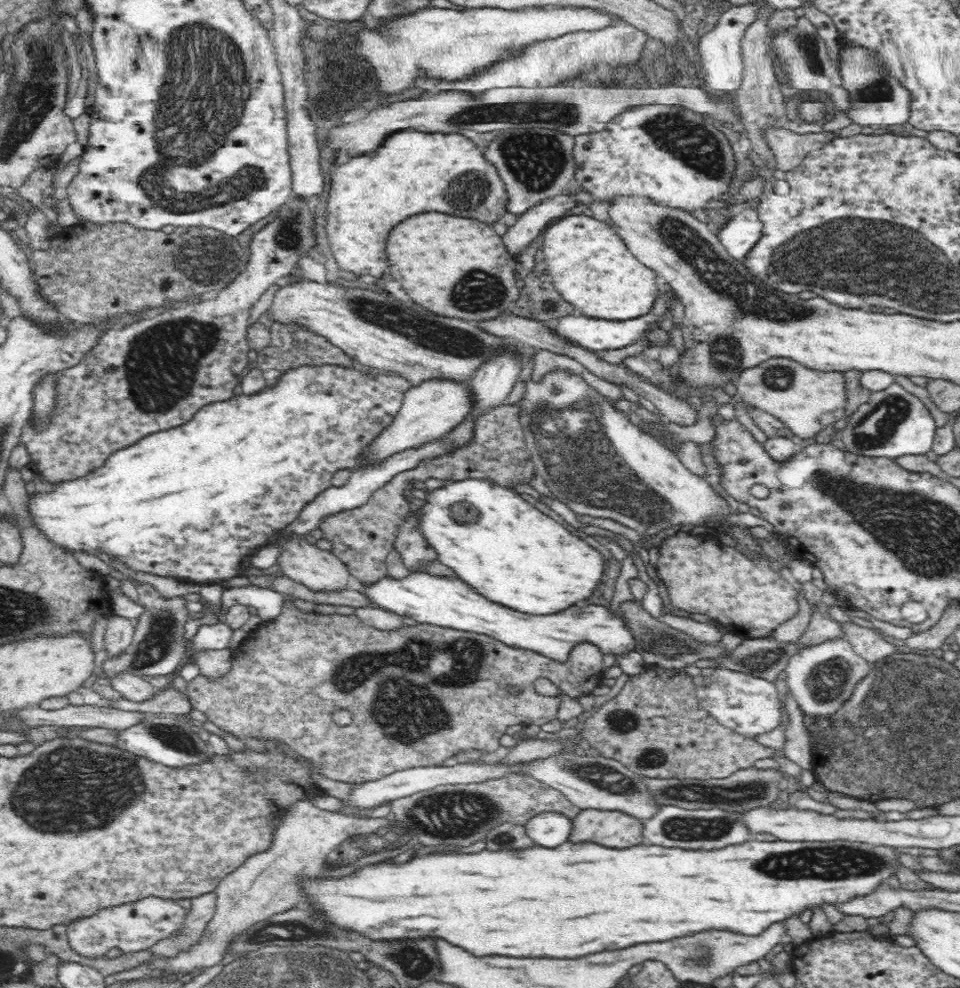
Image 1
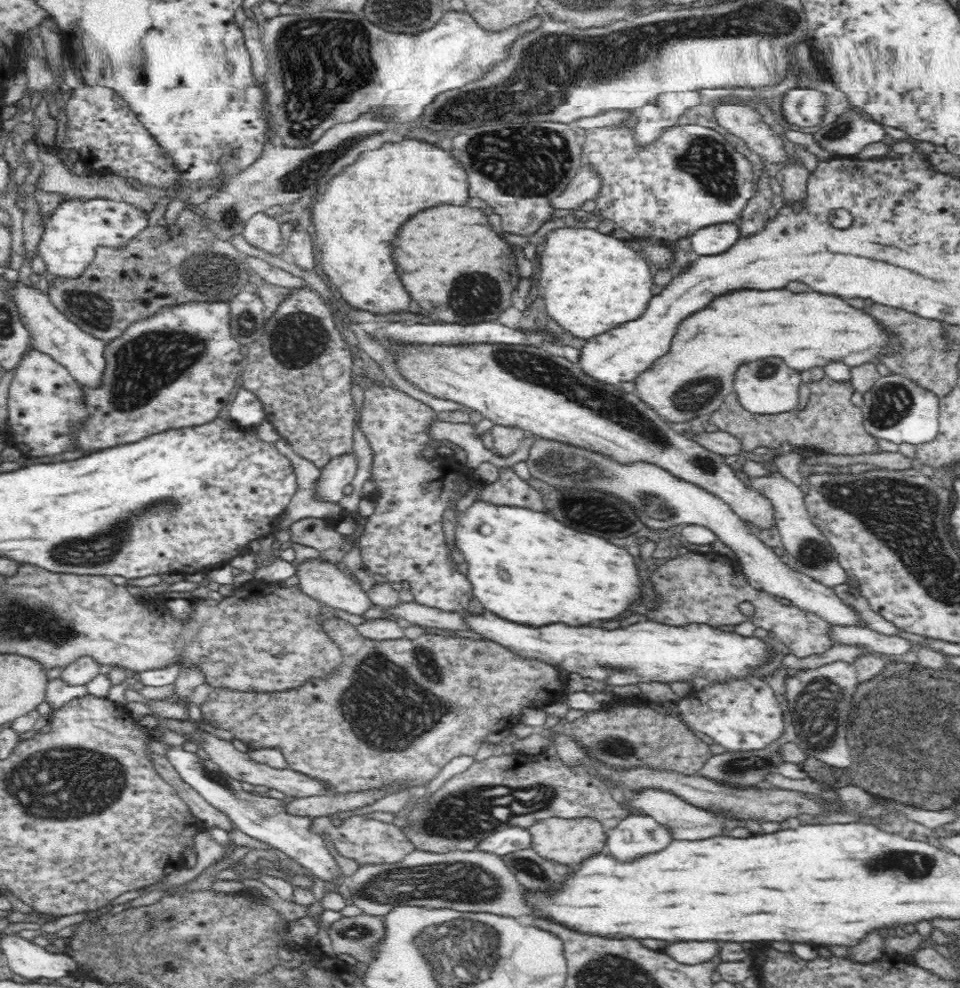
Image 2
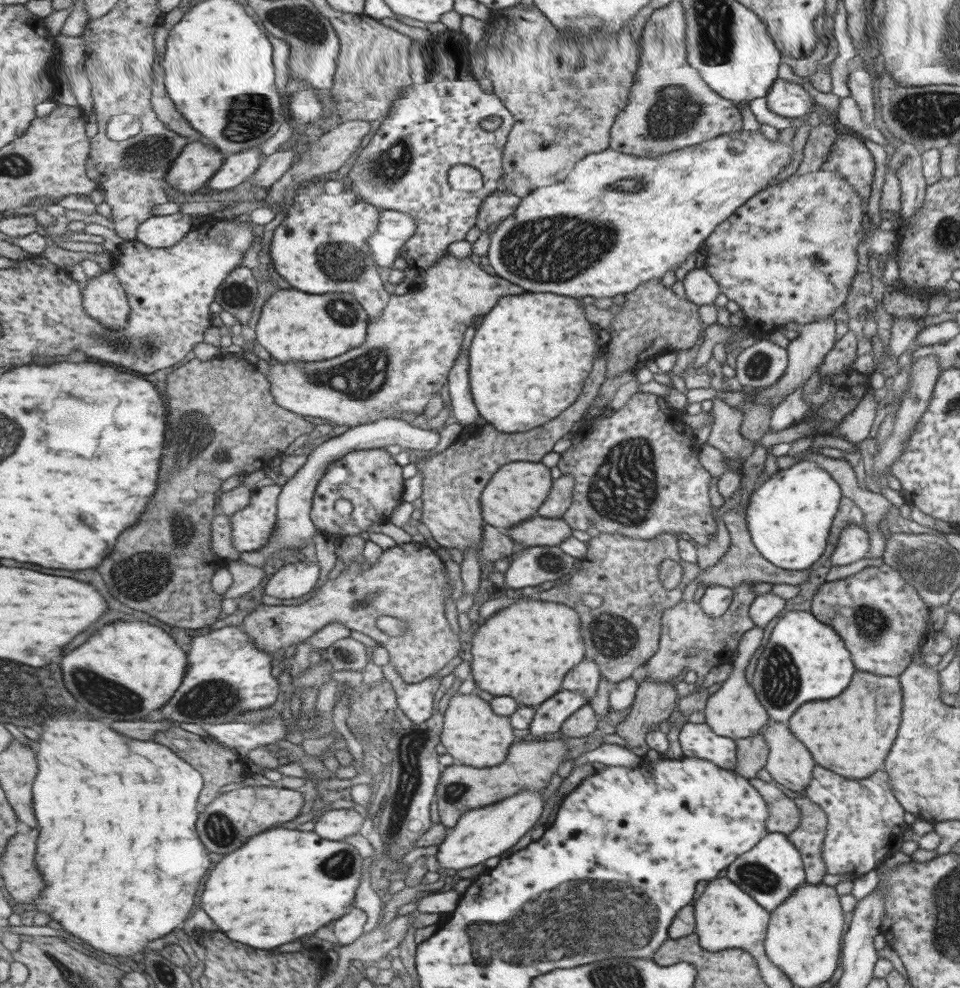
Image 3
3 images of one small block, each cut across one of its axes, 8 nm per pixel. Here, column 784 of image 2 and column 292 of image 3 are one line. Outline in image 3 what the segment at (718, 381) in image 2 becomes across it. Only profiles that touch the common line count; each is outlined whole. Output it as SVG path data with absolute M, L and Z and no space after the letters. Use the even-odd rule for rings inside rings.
M274 290L260 311L256 328L257 342L280 362L321 362L337 358L349 351L349 348L360 346L365 340L367 313L351 294L335 293L315 296L301 290ZM337 306L347 306L347 312L339 312ZM351 310L351 314L349 314ZM351 316L351 318L349 318Z

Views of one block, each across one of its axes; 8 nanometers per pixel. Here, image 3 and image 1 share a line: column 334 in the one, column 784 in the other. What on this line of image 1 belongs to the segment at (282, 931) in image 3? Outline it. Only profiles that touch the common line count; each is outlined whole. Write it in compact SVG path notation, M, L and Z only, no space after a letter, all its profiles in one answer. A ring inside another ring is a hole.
M850 840L829 841L783 841L772 842L744 841L742 844L730 844L718 850L684 850L684 848L662 848L662 846L630 846L624 850L616 848L602 848L598 844L578 844L570 846L560 844L558 848L542 848L534 846L530 850L520 852L478 852L478 854L462 854L462 856L428 856L428 858L416 858L406 864L394 866L394 864L380 864L380 866L366 866L364 870L356 872L350 878L338 880L324 880L324 882L312 882L308 886L308 892L314 896L316 906L322 908L334 922L354 928L370 938L420 938L420 936L438 936L448 940L454 946L462 946L472 954L484 956L484 954L502 954L502 956L552 956L552 958L578 958L592 952L602 952L608 948L626 948L632 944L642 942L668 942L674 938L690 936L696 932L708 932L708 930L724 930L732 934L742 936L760 936L764 930L768 930L772 924L784 922L792 916L800 916L806 910L824 908L824 906L840 907L850 903L852 900L870 896L880 886L896 876L896 872L902 868L899 850L884 844L870 844L868 842Z

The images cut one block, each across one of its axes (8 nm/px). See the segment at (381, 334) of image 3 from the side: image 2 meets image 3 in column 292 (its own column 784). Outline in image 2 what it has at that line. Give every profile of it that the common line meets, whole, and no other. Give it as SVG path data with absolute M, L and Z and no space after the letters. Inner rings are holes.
M764 357L741 364L735 372L733 391L737 394L740 405L754 414L771 415L794 409L799 404L799 386L806 379L803 372L790 368L781 358Z

